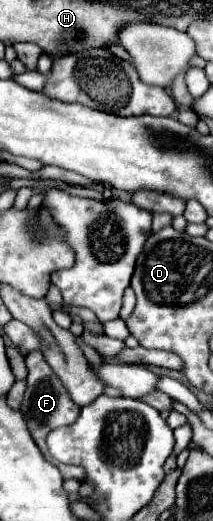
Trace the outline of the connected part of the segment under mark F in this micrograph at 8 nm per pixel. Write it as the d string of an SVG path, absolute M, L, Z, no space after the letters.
M30 352L26 356L26 368L28 368L28 388L26 388L26 396L24 396L24 402L22 402L22 414L28 422L28 430L34 438L34 442L38 444L40 452L44 454L44 458L52 458L48 454L48 448L46 448L46 436L48 432L52 432L54 428L60 428L60 426L68 426L72 424L76 418L78 418L78 412L80 408L70 400L68 392L64 390L64 386L60 384L60 378L52 372L52 368L48 366L48 362L44 360L44 356L40 352Z

